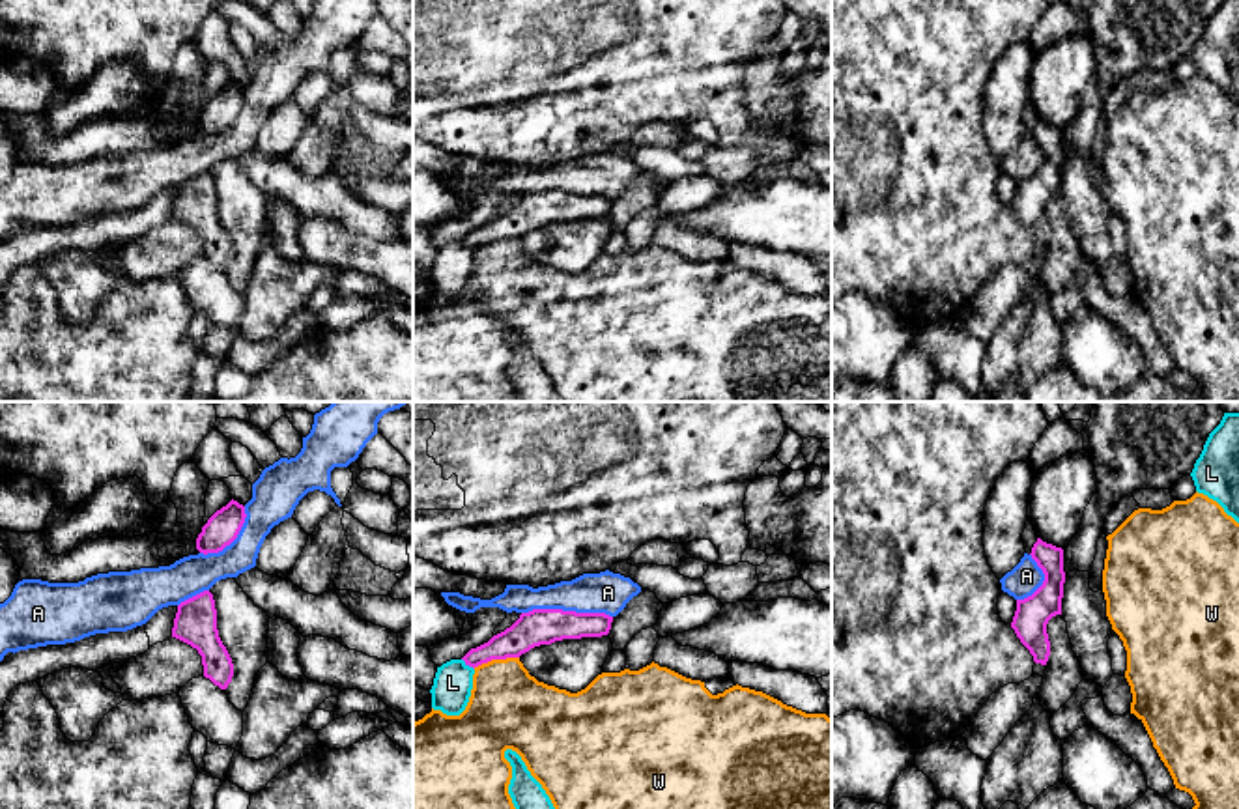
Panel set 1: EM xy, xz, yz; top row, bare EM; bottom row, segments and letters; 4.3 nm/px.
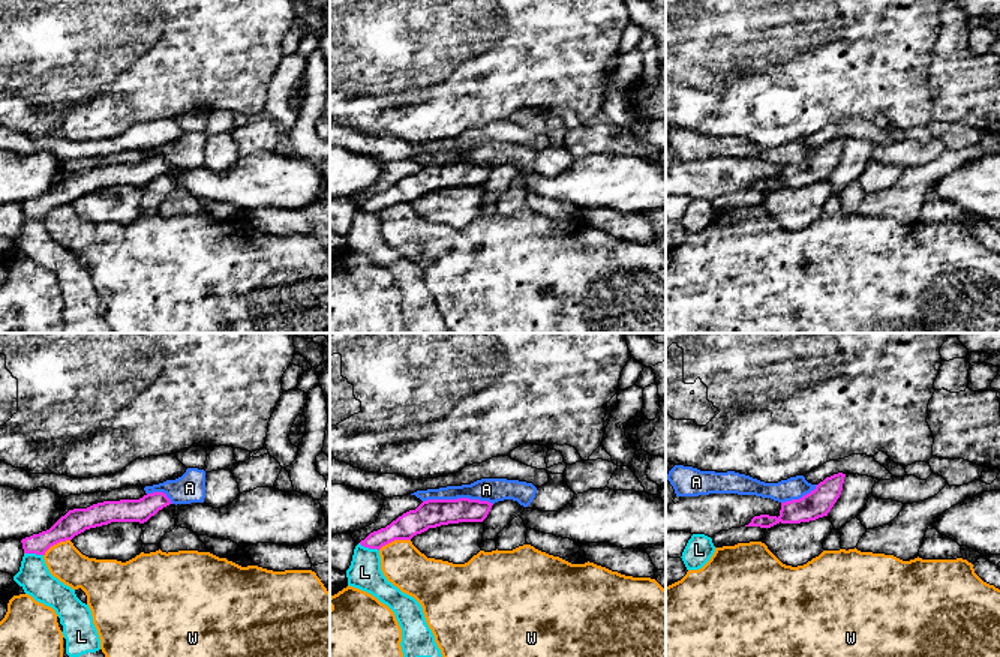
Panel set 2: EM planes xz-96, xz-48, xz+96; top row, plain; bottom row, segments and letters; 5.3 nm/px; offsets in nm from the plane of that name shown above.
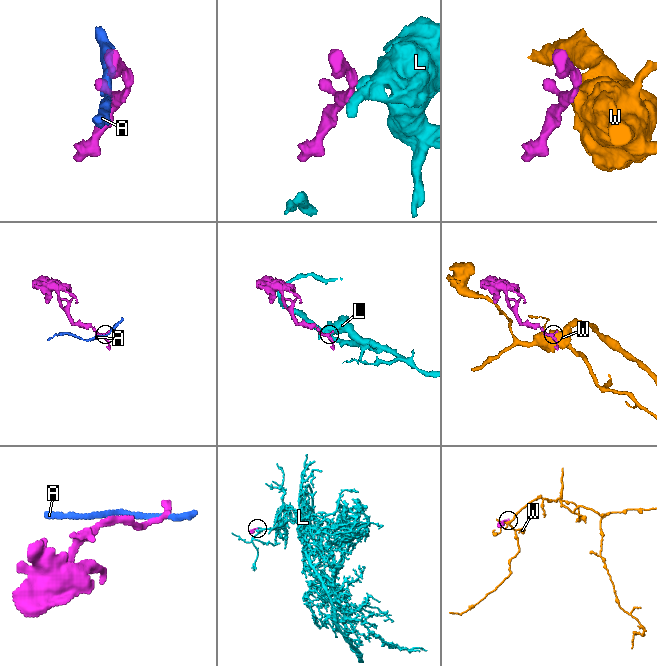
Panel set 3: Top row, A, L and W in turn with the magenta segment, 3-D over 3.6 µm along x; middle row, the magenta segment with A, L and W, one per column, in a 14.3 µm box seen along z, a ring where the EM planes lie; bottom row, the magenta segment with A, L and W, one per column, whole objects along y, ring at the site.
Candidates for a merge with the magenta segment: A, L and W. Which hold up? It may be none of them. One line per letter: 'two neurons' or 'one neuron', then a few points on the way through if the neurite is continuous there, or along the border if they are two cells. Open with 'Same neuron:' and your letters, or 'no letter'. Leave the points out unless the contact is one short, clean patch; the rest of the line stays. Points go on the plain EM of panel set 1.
Same neuron: no letter
A: two neurons
L: two neurons | along xz (462, 240), (473, 251)
W: two neurons | along xz (518, 238), (490, 241), (473, 249)

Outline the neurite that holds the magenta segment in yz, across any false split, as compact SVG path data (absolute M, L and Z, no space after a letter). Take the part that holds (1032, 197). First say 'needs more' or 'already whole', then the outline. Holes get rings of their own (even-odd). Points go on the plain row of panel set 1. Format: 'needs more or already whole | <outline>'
already whole | M1037 120L1030 136L1043 151L1045 163L1032 177L1017 181L1011 209L1030 232L1033 243L1047 247L1050 237L1047 206L1052 198L1061 196L1065 164L1063 131Z

